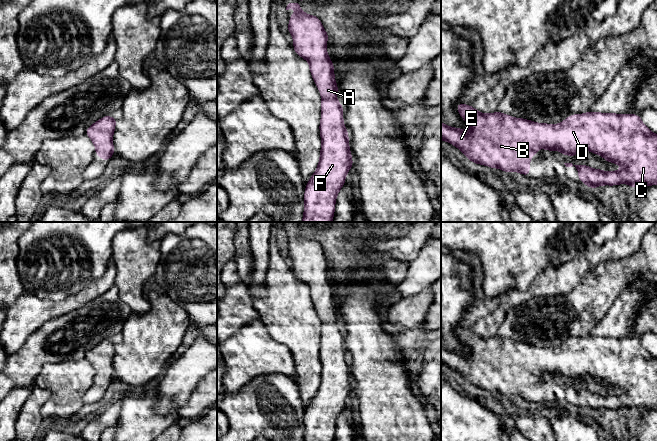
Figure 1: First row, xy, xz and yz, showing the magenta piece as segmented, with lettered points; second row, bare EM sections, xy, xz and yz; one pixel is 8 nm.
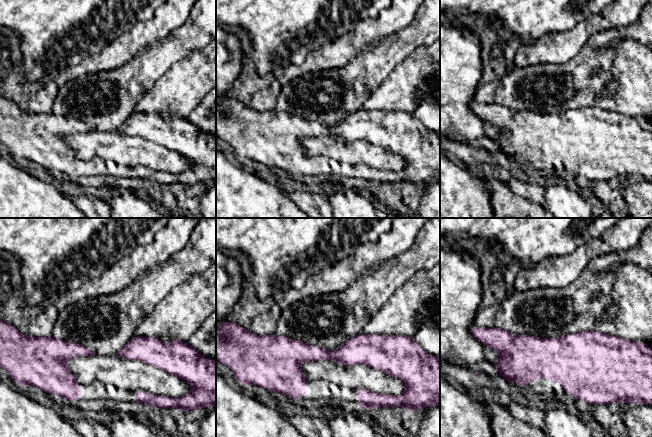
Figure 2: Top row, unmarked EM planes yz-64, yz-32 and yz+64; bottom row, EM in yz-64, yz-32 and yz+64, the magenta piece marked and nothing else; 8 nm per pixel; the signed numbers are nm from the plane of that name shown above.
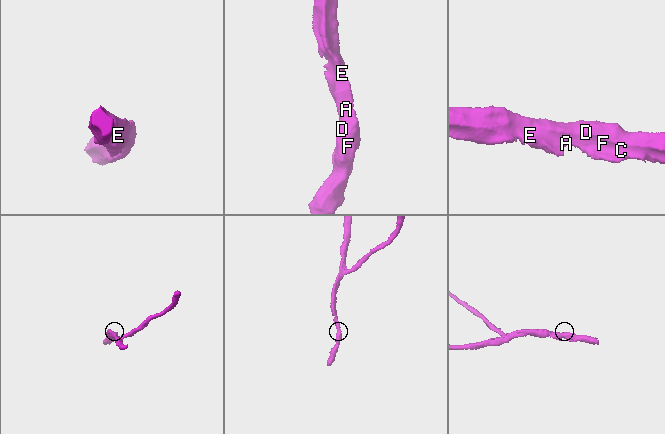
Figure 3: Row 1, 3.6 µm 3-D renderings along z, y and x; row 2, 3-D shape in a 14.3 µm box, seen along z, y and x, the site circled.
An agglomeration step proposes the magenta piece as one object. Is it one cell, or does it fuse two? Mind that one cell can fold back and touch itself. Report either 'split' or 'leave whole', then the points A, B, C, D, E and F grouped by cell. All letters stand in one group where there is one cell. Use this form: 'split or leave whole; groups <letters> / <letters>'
leave whole; groups A B C D E F

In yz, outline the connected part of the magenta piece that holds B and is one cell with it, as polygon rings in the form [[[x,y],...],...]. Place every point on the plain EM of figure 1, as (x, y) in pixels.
[[[461,326],[457,327],[456,333],[461,342],[470,351],[468,354],[463,354],[461,352],[447,350],[441,345],[441,365],[444,364],[457,371],[475,389],[485,389],[492,393],[499,392],[505,397],[518,396],[529,401],[531,382],[533,379],[538,378],[537,374],[539,372],[543,372],[548,376],[557,374],[566,380],[576,380],[582,375],[588,374],[593,378],[602,380],[606,386],[621,389],[623,393],[619,395],[603,395],[586,389],[574,389],[578,395],[577,404],[583,405],[585,410],[595,413],[603,409],[615,410],[628,408],[635,413],[638,411],[657,409],[657,358],[654,358],[642,346],[638,338],[588,335],[582,338],[569,339],[558,348],[548,348],[537,347],[524,342],[515,342],[500,335],[484,338],[476,334],[473,330]]]

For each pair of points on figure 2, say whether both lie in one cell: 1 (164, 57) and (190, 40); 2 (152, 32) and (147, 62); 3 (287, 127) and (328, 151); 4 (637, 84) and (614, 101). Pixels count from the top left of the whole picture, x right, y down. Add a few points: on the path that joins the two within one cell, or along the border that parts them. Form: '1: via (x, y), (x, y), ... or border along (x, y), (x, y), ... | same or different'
1: via (170, 51), (184, 40) | same
2: border along (170, 33), (163, 39), (142, 48), (130, 59) | different
3: border along (323, 154), (328, 158) | different
4: via (631, 90), (620, 101) | same

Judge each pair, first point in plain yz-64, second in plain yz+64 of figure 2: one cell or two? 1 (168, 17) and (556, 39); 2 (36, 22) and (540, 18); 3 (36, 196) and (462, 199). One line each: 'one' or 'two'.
1: one
2: one
3: one

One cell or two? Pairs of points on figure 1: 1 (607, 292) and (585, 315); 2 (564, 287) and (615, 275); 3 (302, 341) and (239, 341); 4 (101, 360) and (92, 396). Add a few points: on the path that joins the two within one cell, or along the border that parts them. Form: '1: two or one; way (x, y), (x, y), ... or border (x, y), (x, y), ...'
1: one; way (601, 298), (590, 309)
2: two; border (595, 268), (590, 270), (568, 293), (557, 295)
3: two; border (282, 342), (288, 348), (294, 362)
4: one; way (101, 369), (101, 382), (98, 387)

